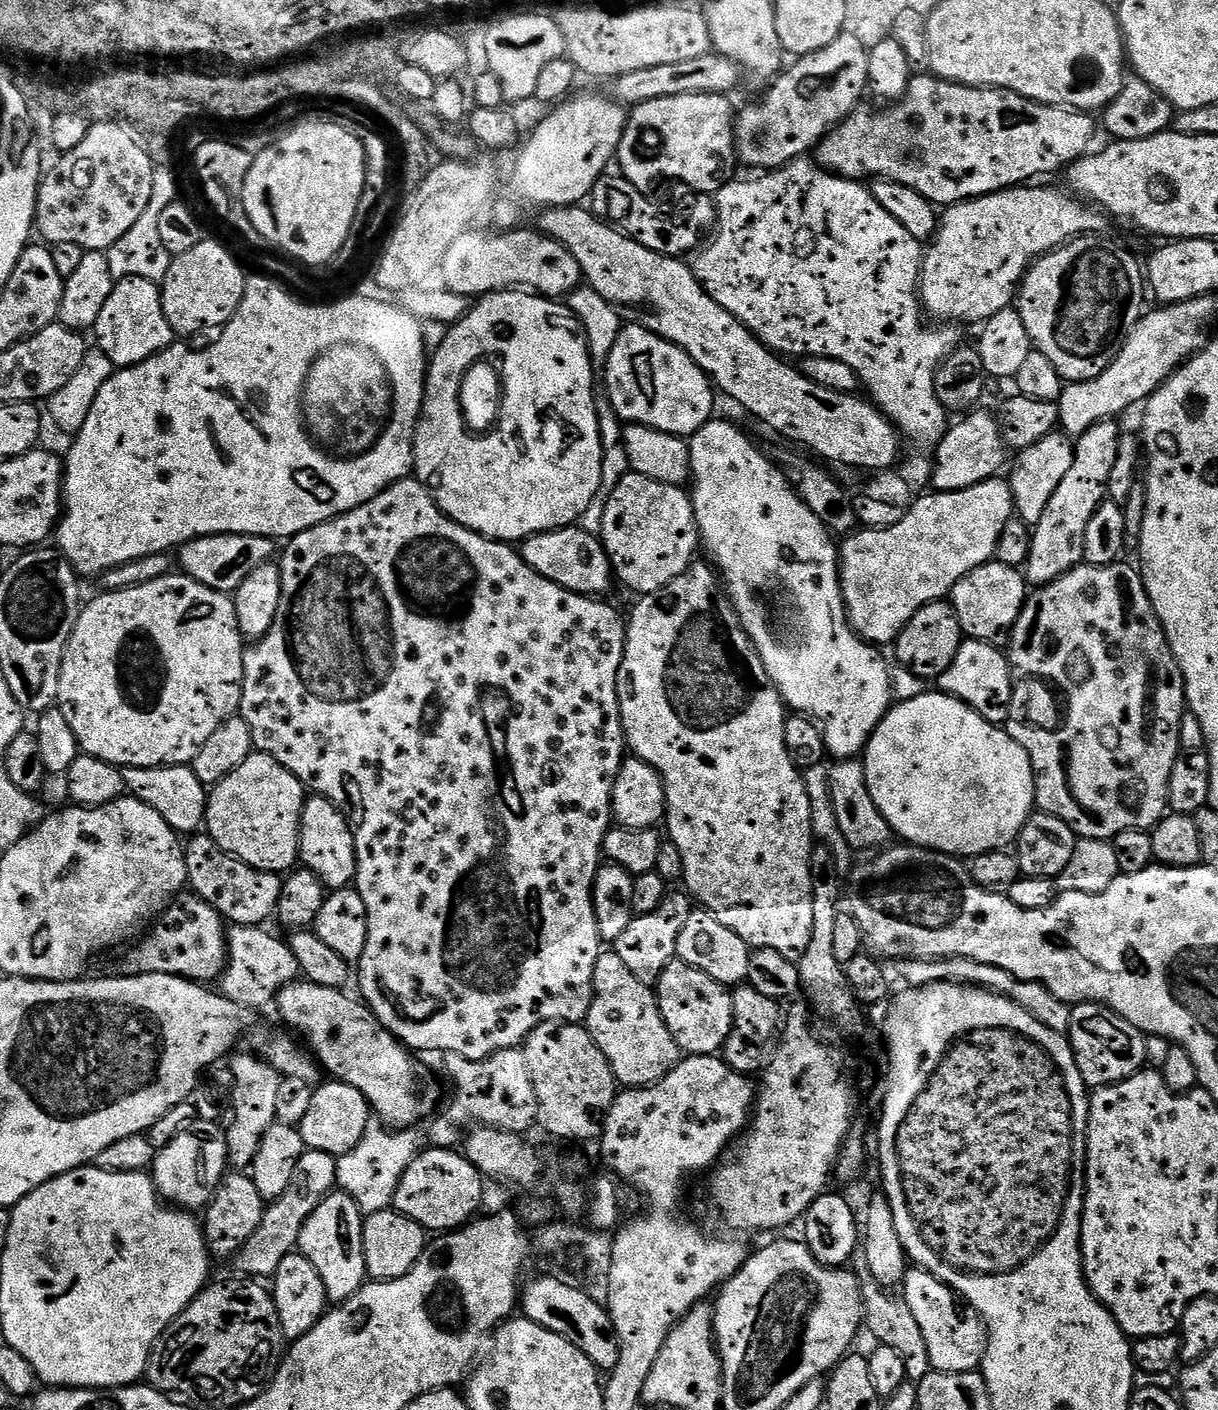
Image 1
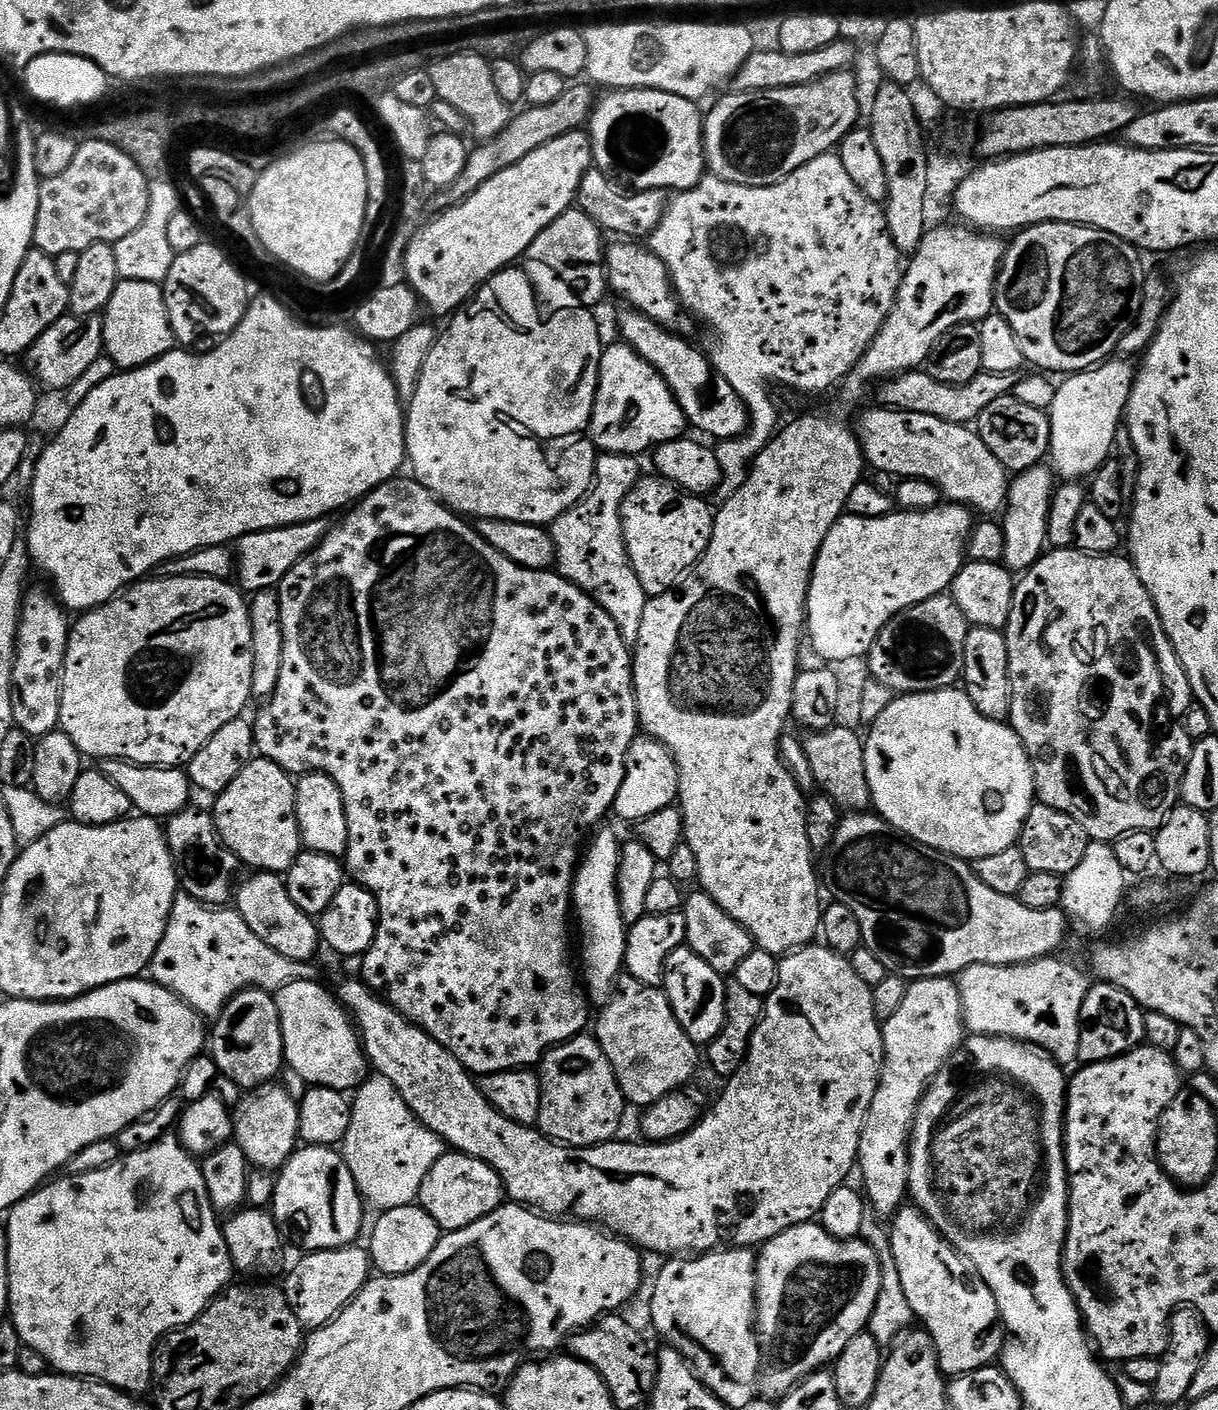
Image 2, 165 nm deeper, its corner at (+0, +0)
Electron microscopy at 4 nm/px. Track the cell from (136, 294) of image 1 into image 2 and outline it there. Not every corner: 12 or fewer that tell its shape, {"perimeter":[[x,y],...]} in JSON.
{"perimeter":[[121,279],[103,318],[123,371],[175,349],[163,287]]}

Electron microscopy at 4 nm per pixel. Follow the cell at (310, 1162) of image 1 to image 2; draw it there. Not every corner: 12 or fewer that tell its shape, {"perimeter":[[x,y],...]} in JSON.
{"perimeter":[[175,1135],[6,1216],[57,1373],[149,1391],[234,1275]]}

